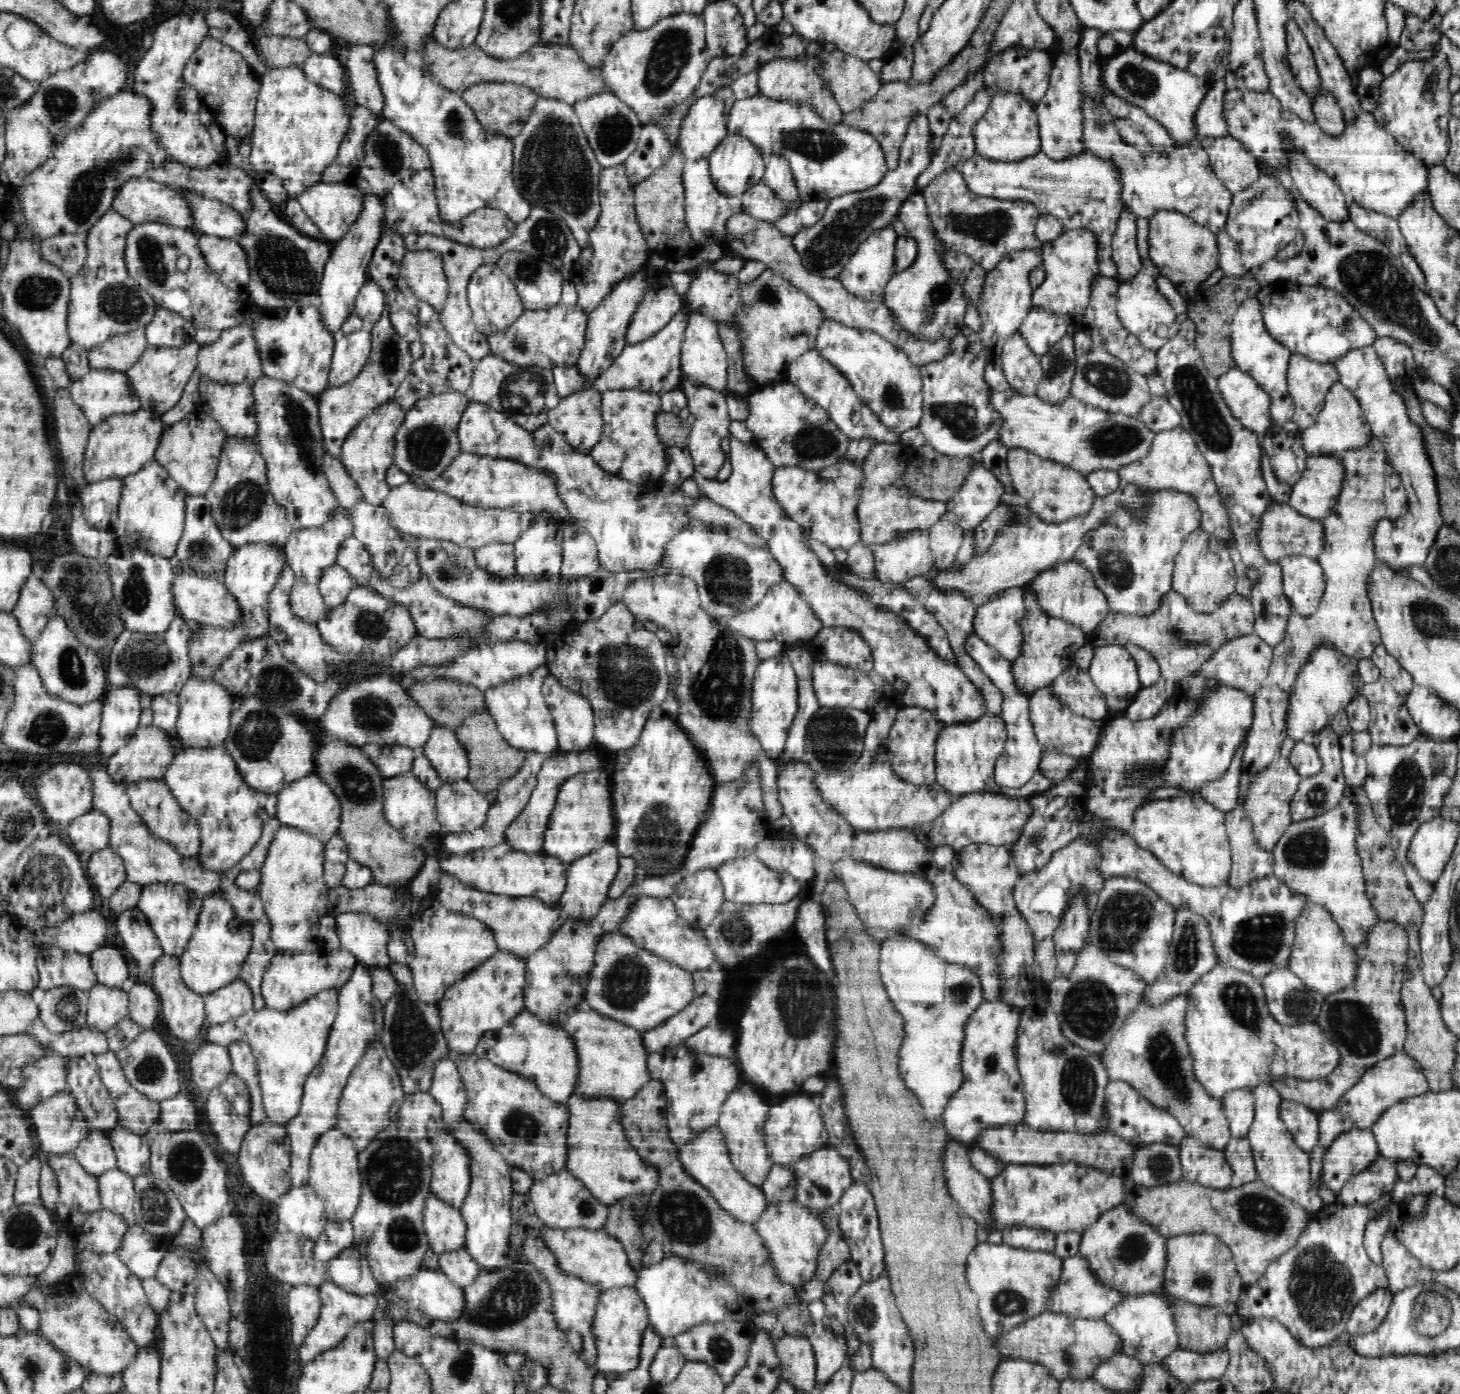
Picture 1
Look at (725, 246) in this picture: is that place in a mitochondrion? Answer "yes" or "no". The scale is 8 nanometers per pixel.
no

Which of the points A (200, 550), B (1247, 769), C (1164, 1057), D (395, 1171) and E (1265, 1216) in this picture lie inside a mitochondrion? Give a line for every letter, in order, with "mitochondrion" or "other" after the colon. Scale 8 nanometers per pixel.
A: mitochondrion
B: other
C: mitochondrion
D: mitochondrion
E: mitochondrion

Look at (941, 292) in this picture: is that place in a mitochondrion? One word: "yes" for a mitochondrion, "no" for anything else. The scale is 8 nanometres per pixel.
yes

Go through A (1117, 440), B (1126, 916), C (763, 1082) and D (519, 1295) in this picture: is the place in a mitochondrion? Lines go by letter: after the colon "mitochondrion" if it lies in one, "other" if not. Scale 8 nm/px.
A: mitochondrion
B: mitochondrion
C: other
D: mitochondrion

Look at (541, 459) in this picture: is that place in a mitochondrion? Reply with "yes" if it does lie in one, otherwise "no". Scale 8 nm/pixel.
no

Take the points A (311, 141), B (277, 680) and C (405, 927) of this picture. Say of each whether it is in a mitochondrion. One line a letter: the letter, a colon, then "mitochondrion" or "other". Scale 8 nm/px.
A: other
B: mitochondrion
C: other

